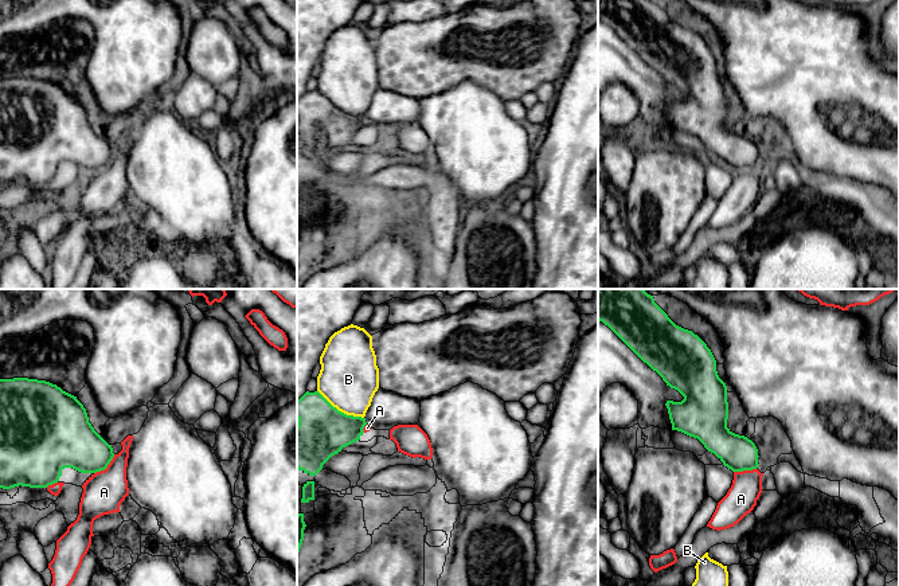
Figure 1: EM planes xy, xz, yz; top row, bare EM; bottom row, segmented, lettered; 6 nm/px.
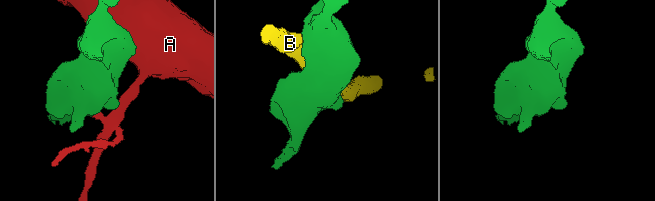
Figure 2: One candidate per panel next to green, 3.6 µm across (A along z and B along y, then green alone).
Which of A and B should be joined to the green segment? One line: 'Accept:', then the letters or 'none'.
Accept: none

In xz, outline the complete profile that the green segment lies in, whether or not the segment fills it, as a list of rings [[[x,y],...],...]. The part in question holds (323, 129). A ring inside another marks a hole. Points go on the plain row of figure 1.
[[[318,90],[297,99],[297,168],[316,175],[323,164],[364,132],[366,117],[347,114]]]

